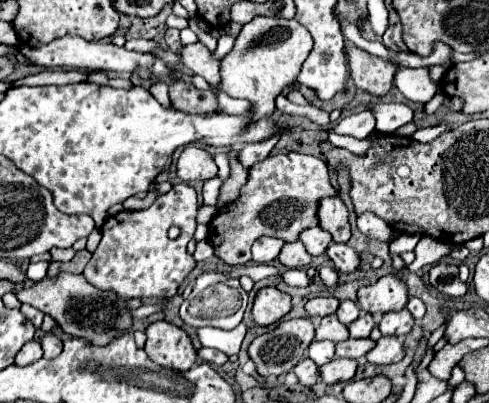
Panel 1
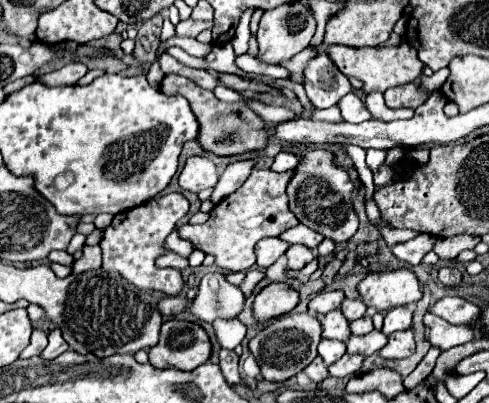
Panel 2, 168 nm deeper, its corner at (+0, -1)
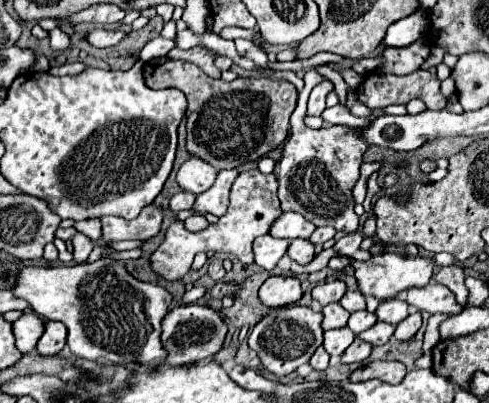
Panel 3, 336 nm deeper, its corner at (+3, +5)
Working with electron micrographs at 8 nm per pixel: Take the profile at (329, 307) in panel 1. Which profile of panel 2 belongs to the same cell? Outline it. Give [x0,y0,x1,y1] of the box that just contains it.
[308,290,344,316]

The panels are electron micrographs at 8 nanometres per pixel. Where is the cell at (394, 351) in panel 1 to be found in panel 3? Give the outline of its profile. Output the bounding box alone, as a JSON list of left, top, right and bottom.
[395,312,421,340]

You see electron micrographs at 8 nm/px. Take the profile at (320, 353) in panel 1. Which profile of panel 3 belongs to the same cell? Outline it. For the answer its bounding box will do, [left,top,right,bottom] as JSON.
[325,326,355,356]

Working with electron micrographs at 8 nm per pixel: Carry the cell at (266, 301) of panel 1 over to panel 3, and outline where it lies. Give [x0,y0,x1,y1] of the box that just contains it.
[259,276,303,306]

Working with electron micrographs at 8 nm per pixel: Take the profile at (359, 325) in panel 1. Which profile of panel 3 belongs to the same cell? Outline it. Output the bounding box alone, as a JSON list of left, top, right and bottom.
[347,310,377,334]

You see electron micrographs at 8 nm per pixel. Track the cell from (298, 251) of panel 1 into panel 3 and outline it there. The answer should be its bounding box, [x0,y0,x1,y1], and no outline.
[287,240,315,264]

